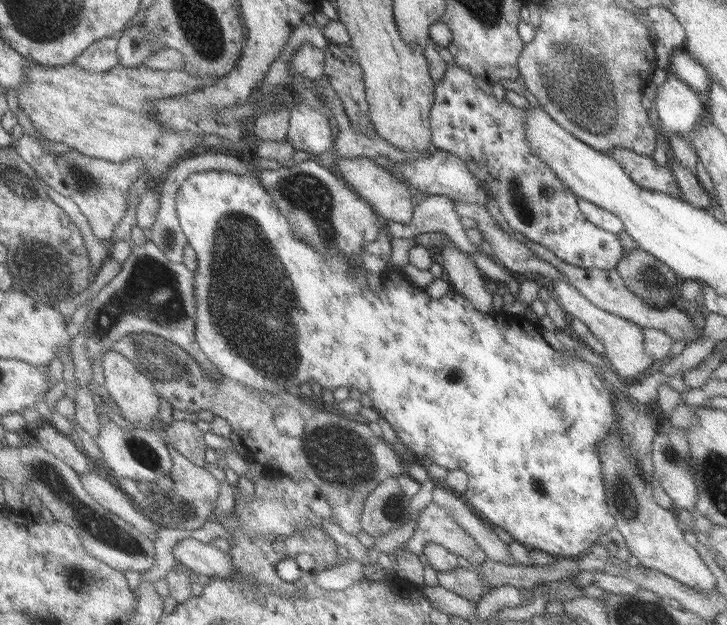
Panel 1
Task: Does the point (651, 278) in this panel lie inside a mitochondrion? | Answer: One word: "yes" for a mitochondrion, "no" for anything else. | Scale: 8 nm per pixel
yes

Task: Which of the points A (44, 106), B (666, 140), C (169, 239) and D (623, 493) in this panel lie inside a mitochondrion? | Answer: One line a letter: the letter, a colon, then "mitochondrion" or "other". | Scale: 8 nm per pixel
A: other
B: other
C: mitochondrion
D: mitochondrion

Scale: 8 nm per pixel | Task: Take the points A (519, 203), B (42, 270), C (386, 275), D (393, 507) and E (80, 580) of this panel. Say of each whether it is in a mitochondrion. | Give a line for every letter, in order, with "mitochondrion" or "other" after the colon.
A: mitochondrion
B: mitochondrion
C: other
D: mitochondrion
E: mitochondrion

